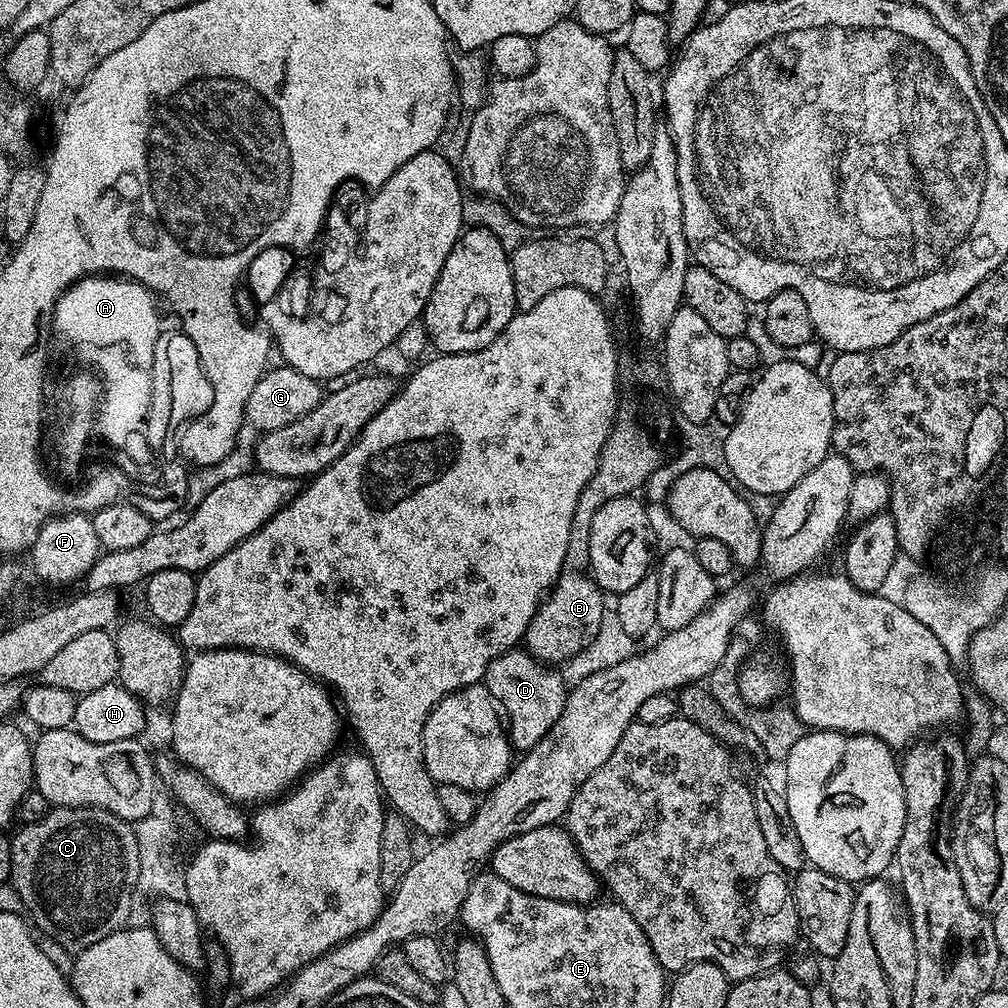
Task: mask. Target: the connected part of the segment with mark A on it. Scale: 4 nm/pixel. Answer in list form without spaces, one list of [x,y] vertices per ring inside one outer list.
[[[108,274],[85,276],[60,295],[58,330],[67,340],[94,341],[94,330],[112,330],[112,340],[128,340],[132,348],[155,348],[162,331],[153,293],[142,284]]]

